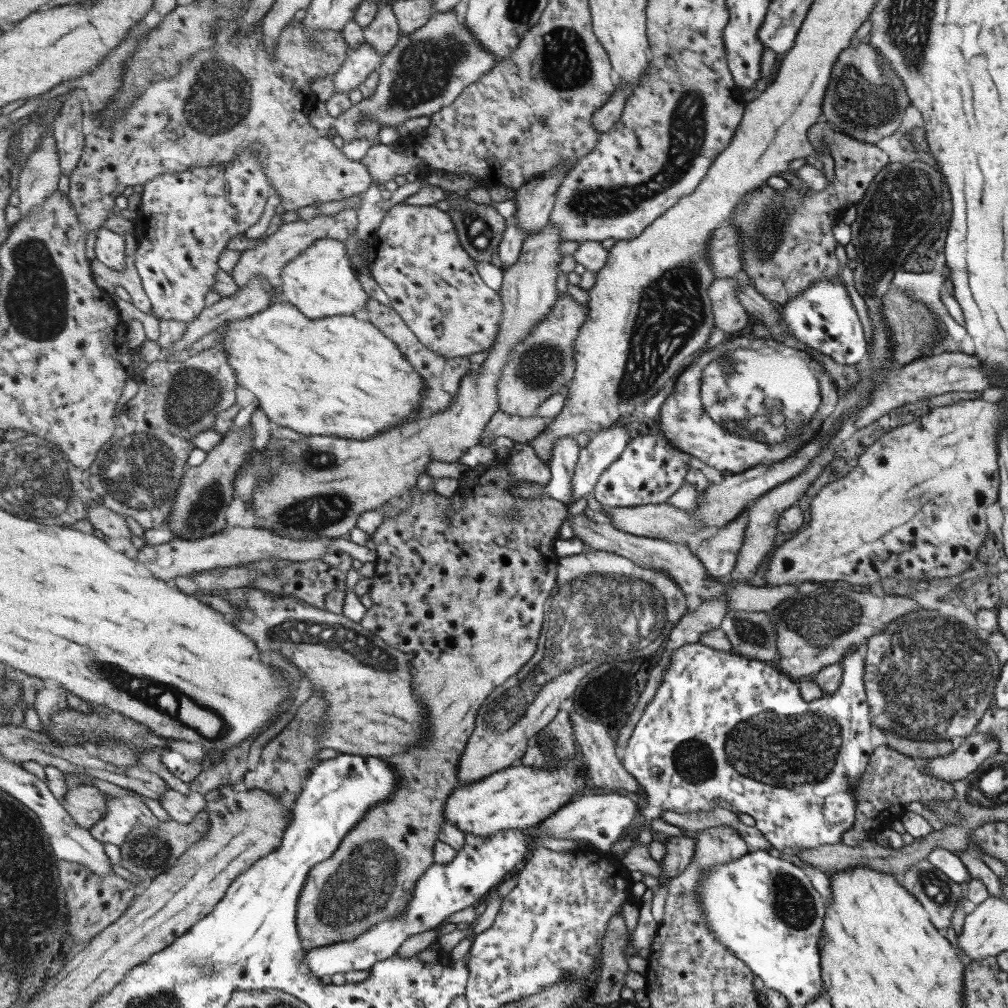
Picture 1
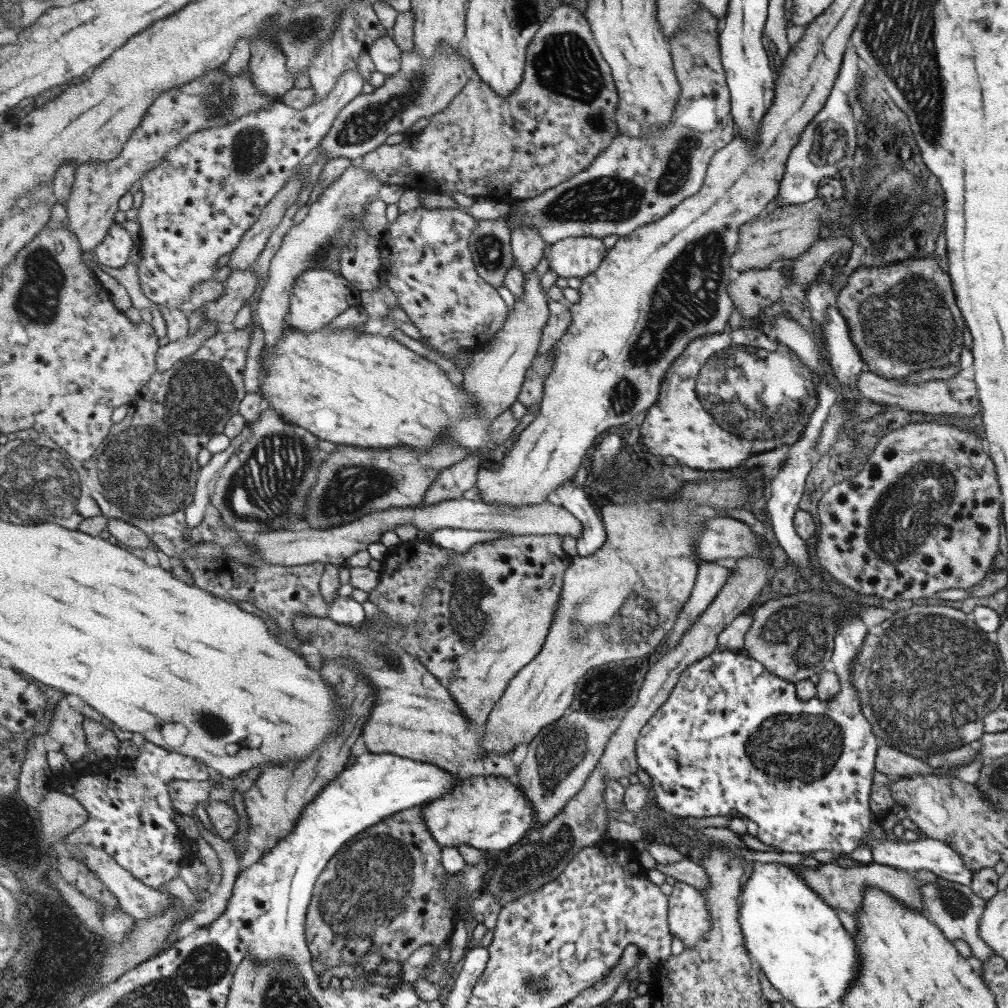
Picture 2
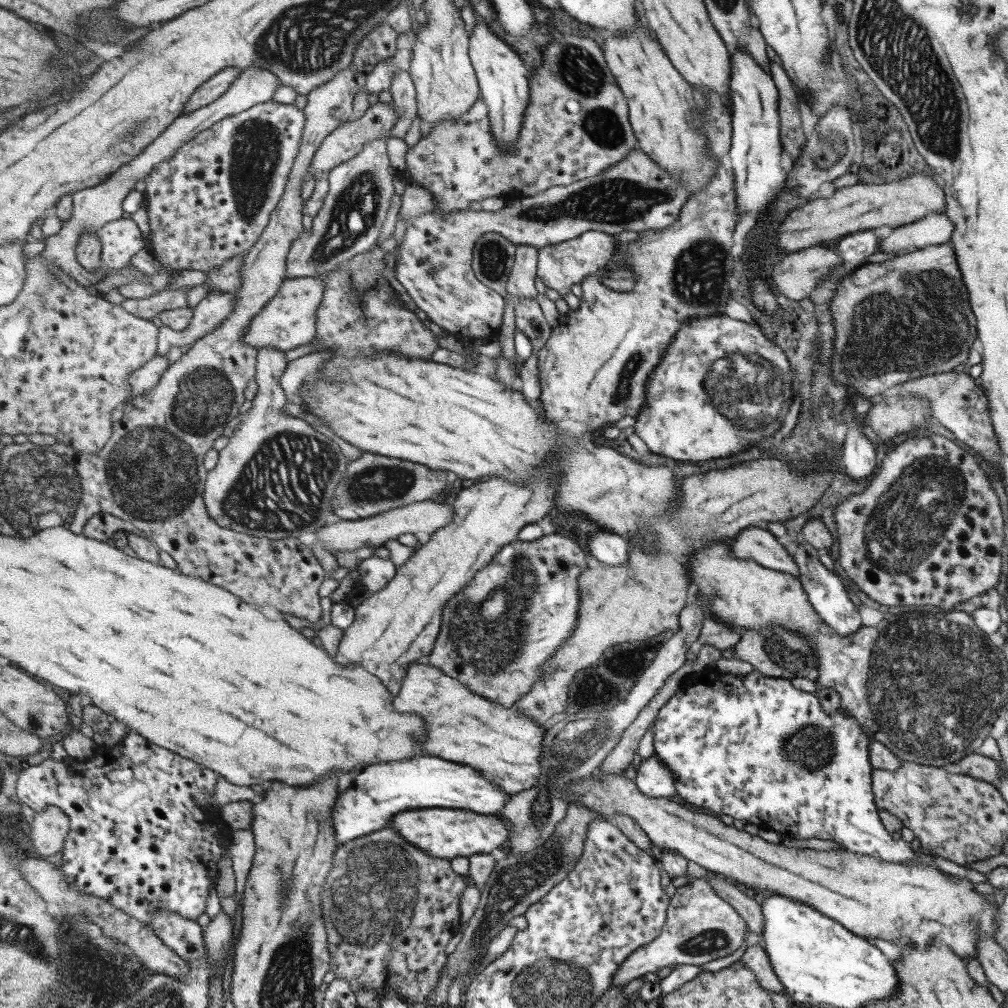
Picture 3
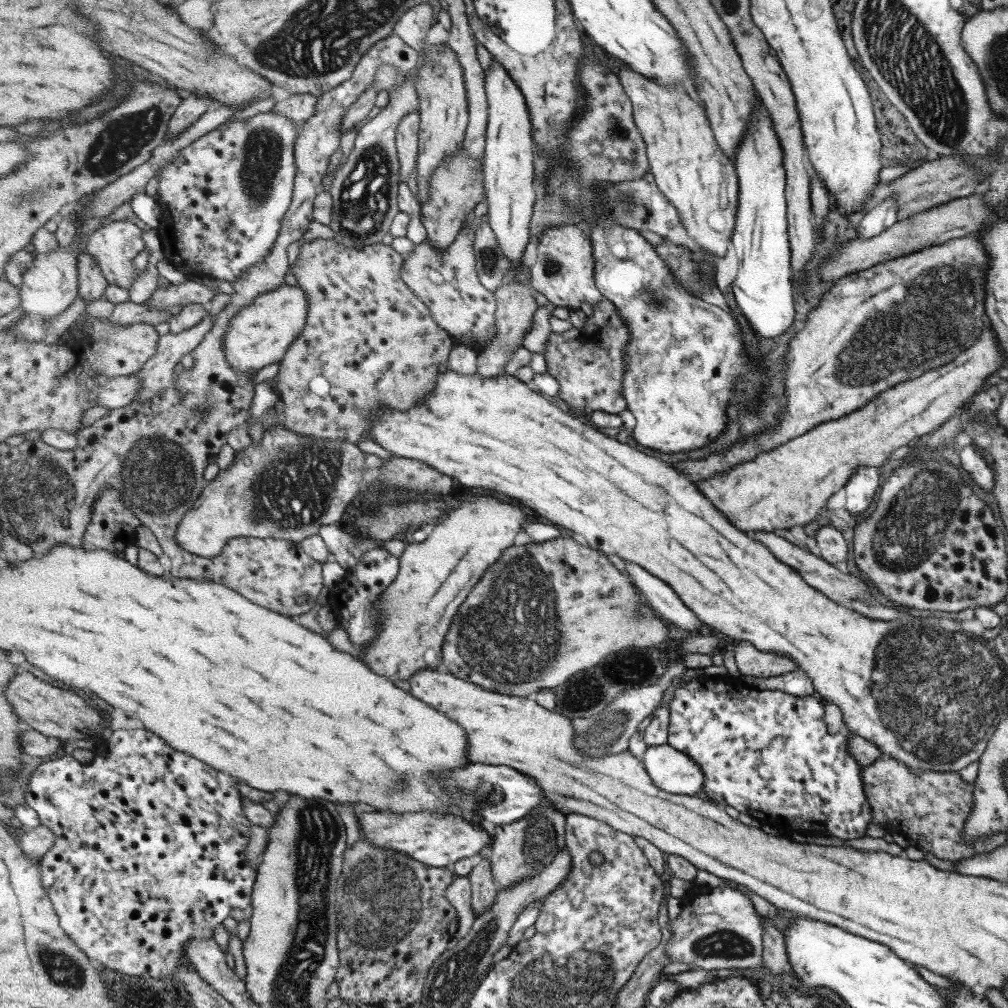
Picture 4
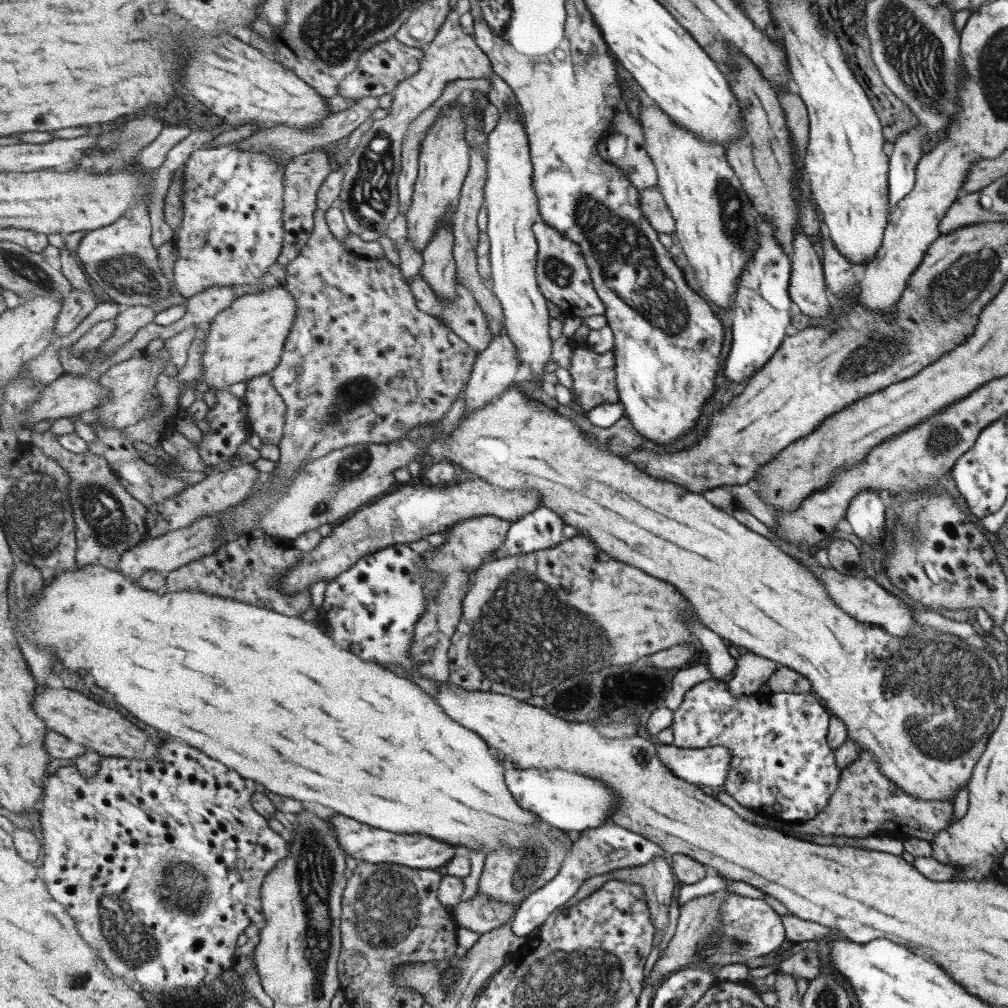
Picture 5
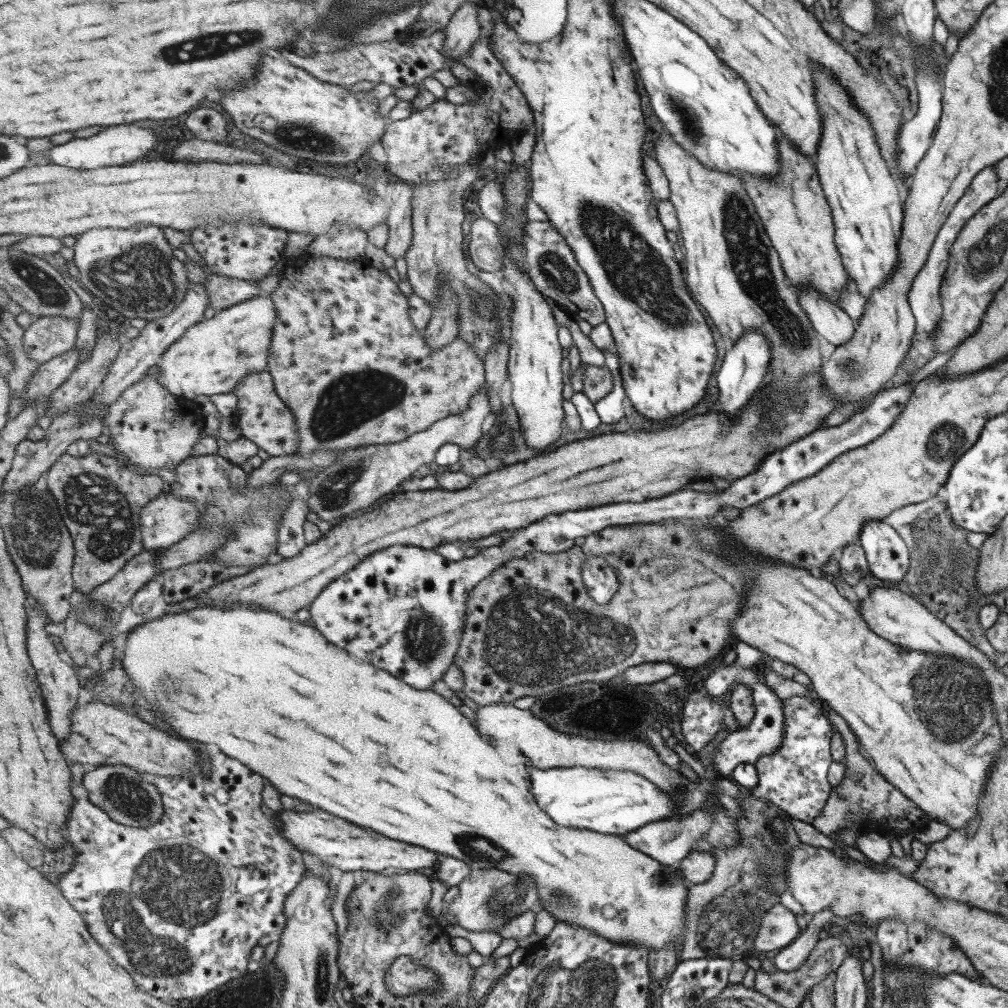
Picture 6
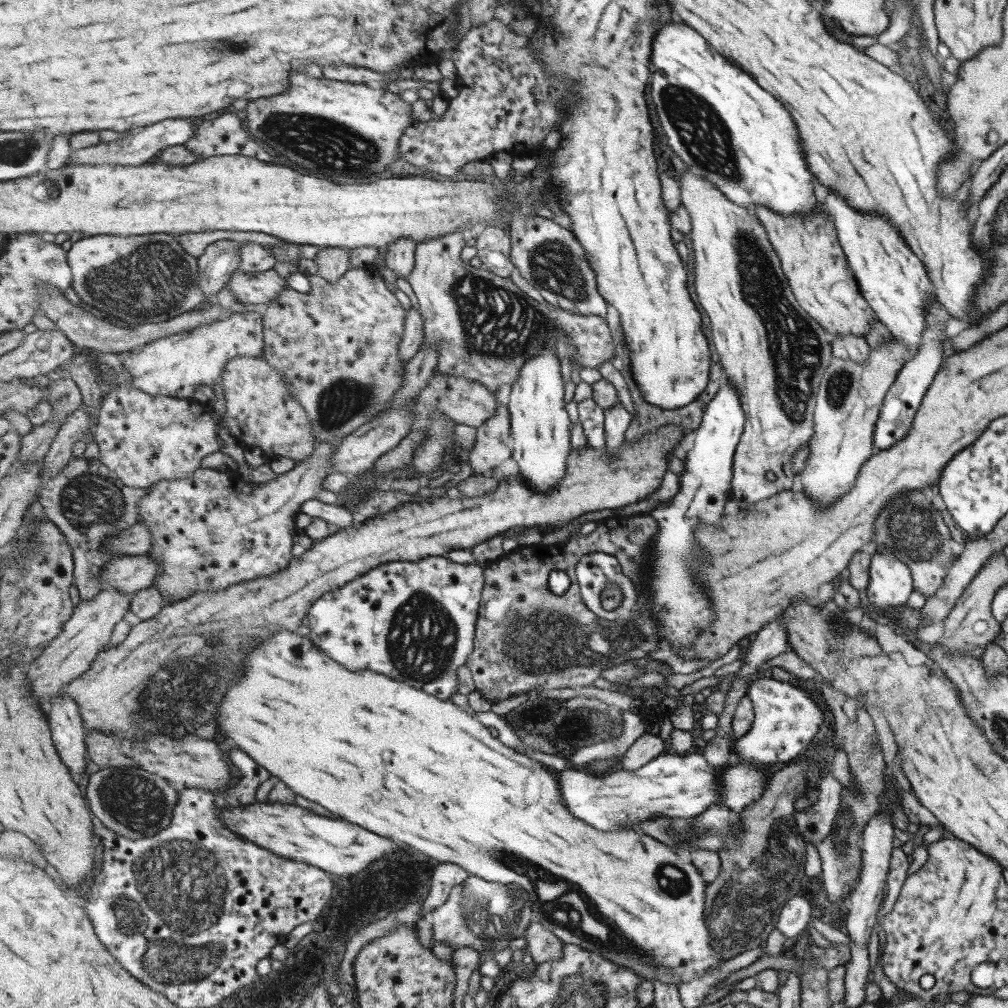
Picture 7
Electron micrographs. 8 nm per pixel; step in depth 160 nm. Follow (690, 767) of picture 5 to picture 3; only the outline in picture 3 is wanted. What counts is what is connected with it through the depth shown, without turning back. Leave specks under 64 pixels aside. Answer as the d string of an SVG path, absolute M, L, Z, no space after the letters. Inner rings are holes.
M656 755L642 760L636 774L634 782L639 790L642 790L643 795L653 798L674 798L675 779Z

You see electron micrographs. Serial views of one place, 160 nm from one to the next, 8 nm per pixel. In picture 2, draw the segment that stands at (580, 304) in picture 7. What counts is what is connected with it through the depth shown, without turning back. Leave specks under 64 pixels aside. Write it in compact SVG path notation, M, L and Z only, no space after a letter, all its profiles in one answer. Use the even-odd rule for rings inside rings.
M574 236L573 238L561 240L557 244L548 244L545 257L551 261L550 270L557 273L557 278L578 278L583 280L599 267L605 258L606 250L602 237Z

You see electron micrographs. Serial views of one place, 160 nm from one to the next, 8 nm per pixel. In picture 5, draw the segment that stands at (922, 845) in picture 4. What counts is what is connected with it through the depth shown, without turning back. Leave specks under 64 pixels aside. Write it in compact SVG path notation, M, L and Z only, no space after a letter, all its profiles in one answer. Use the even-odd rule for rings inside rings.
M861 751L857 752L857 759L851 762L851 765L841 770L836 790L827 801L827 806L813 819L794 827L798 833L815 836L867 837L867 834L875 830L885 830L887 824L887 828L903 826L903 830L907 828L907 832L919 832L918 838L927 832L927 838L923 840L929 843L935 834L951 823L951 815L953 802L921 800L907 796L879 774L877 764L869 752Z

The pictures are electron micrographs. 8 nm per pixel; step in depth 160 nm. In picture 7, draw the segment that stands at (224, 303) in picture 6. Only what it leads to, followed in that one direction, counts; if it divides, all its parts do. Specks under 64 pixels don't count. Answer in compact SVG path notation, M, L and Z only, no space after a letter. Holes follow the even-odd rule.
M274 269L249 275L235 272L228 284L236 303L255 305L258 308L270 304L285 288L288 288L285 278L281 278Z

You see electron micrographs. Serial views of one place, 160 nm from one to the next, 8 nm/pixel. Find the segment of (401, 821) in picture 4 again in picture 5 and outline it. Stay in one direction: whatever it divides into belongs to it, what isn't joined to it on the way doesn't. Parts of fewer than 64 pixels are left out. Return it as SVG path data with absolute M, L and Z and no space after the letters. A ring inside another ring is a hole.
M347 816L335 818L336 836L340 845L349 855L356 860L367 860L367 862L397 863L411 868L429 870L441 868L449 864L458 854L462 853L461 847L446 842L433 840L431 836L399 836L395 832L387 832L369 824L359 824L359 820L351 820ZM357 854L357 856L355 856Z

